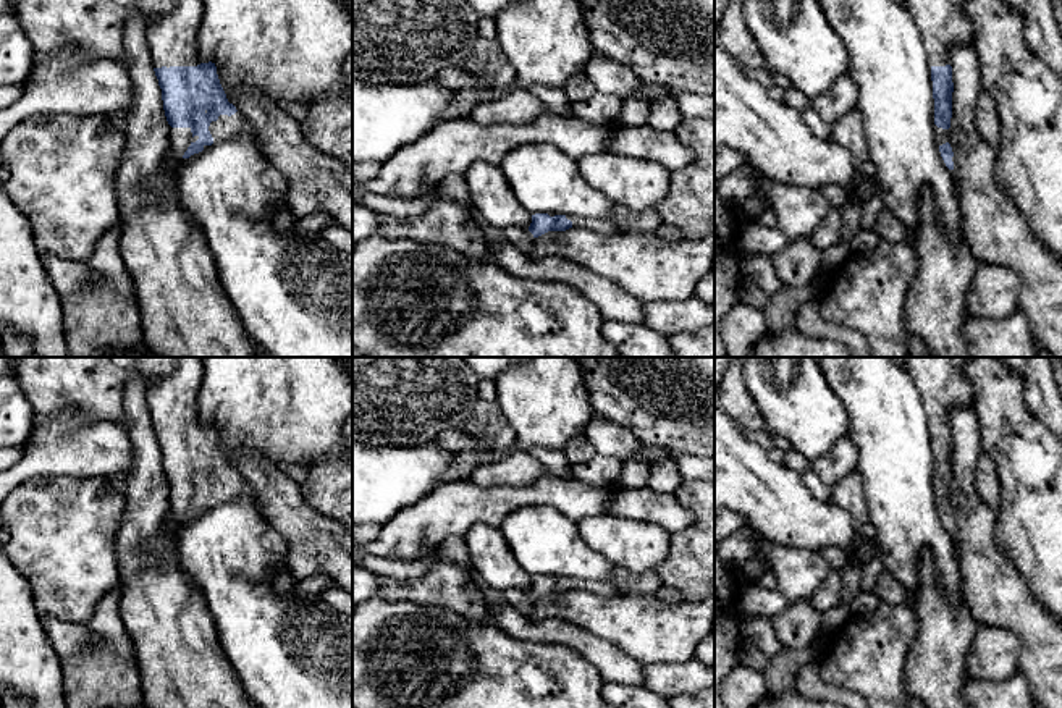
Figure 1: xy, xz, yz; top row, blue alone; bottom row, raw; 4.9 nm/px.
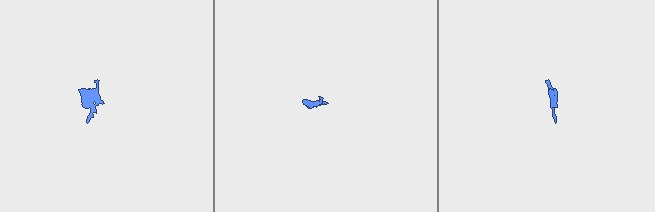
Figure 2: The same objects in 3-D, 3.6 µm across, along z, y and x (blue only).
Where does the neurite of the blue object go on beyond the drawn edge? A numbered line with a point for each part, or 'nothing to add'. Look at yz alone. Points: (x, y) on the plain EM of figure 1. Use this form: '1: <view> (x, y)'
1: yz (941, 497)

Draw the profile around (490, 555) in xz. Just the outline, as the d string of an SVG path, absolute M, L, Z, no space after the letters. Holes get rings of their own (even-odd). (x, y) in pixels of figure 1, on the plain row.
M475 524L464 537L470 554L469 564L482 575L485 585L499 592L530 588L532 575L516 561L499 529Z

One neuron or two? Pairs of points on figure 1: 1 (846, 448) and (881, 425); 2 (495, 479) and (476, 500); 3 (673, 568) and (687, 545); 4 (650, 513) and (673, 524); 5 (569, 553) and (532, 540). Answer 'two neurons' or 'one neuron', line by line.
1: two neurons
2: two neurons
3: one neuron
4: one neuron
5: one neuron

